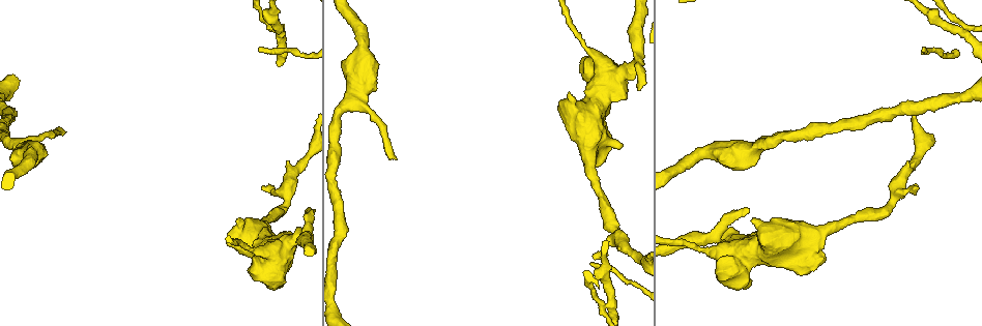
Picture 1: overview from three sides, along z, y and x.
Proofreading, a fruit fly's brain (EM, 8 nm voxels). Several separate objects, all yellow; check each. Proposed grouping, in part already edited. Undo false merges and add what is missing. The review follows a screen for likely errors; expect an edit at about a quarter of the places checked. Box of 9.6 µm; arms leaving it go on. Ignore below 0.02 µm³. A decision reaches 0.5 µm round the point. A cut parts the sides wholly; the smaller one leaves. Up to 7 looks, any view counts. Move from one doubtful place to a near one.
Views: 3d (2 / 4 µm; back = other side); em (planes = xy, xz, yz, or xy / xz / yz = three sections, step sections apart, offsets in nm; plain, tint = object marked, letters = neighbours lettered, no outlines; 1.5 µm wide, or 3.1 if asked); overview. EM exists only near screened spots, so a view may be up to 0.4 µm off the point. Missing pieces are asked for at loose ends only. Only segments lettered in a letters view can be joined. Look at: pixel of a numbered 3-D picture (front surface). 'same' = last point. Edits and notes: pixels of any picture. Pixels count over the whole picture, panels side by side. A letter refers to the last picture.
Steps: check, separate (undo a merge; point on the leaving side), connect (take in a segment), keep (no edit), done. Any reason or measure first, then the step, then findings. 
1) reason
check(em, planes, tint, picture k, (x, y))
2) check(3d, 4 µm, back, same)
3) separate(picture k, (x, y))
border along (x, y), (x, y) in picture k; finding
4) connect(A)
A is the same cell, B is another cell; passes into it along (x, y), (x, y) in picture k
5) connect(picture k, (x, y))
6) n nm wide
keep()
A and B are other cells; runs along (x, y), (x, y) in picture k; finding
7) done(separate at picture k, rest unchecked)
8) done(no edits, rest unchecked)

thin neck
check(em, planes, tint, picture 1, (914, 163))

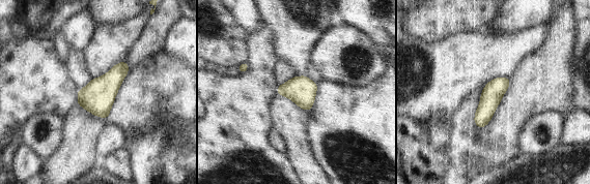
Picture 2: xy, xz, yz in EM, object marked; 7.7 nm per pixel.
check(em, planes, letters, same)

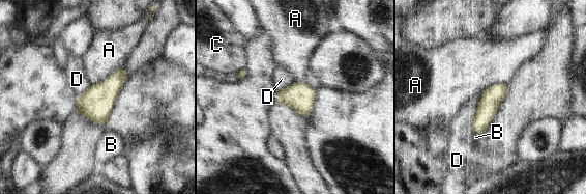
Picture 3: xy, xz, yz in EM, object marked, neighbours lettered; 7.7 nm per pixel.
D touches over 320 nm
keep()
A, B, C and D are other cells; border along (482, 92), (472, 122), (472, 131) in picture 3; all the same neuron

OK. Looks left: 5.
four or more arms meet
check(em, planes, plain, picture 1, (961, 29))

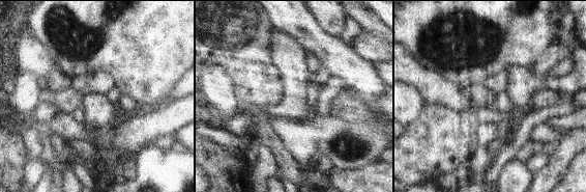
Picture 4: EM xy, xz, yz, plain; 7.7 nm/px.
check(em, planes, letters, same)

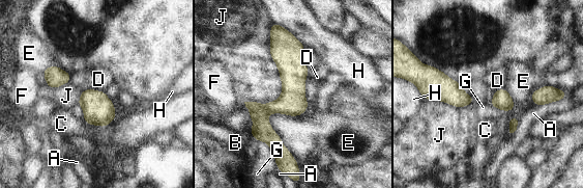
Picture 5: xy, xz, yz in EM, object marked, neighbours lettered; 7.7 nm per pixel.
separate(picture 5, (261, 130))
A, B, C, D, E, F, G, H and J are other cells; border along (265, 106), (269, 113) in picture 5; two neurons meet here

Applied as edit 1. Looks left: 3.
check(overview)

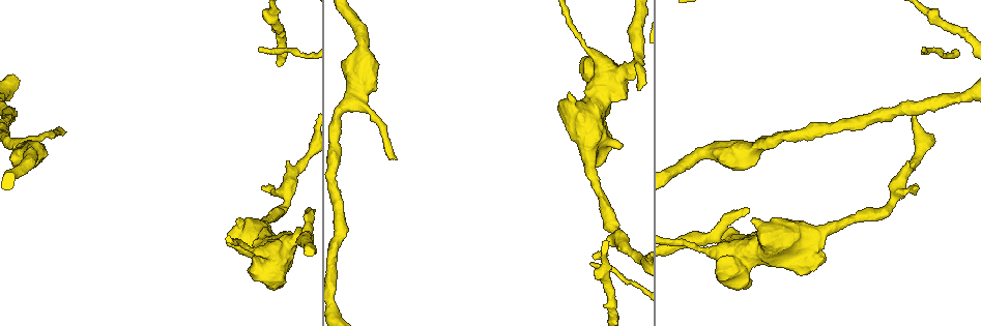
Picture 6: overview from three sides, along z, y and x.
thick turns thin
check(3d, 2 µm, back, picture 6, (702, 250))

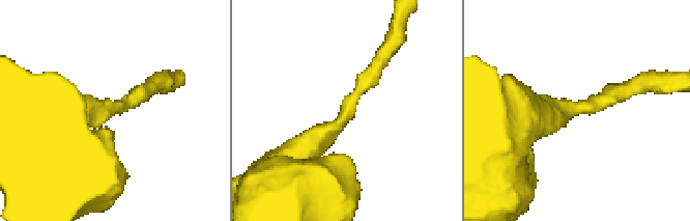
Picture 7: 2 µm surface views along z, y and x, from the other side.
arms of 170, 550 nm; shape alone is not enough
check(em, planes, letters, picture 7, (106, 112))

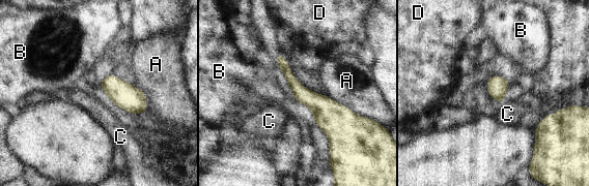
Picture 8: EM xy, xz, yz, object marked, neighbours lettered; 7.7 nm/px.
keep()
A, B, C and D are other cells; runs along (279, 58), (308, 98), (351, 123) in picture 8; all the same neuron

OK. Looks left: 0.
done(separate at picture 5, rest unchecked)

